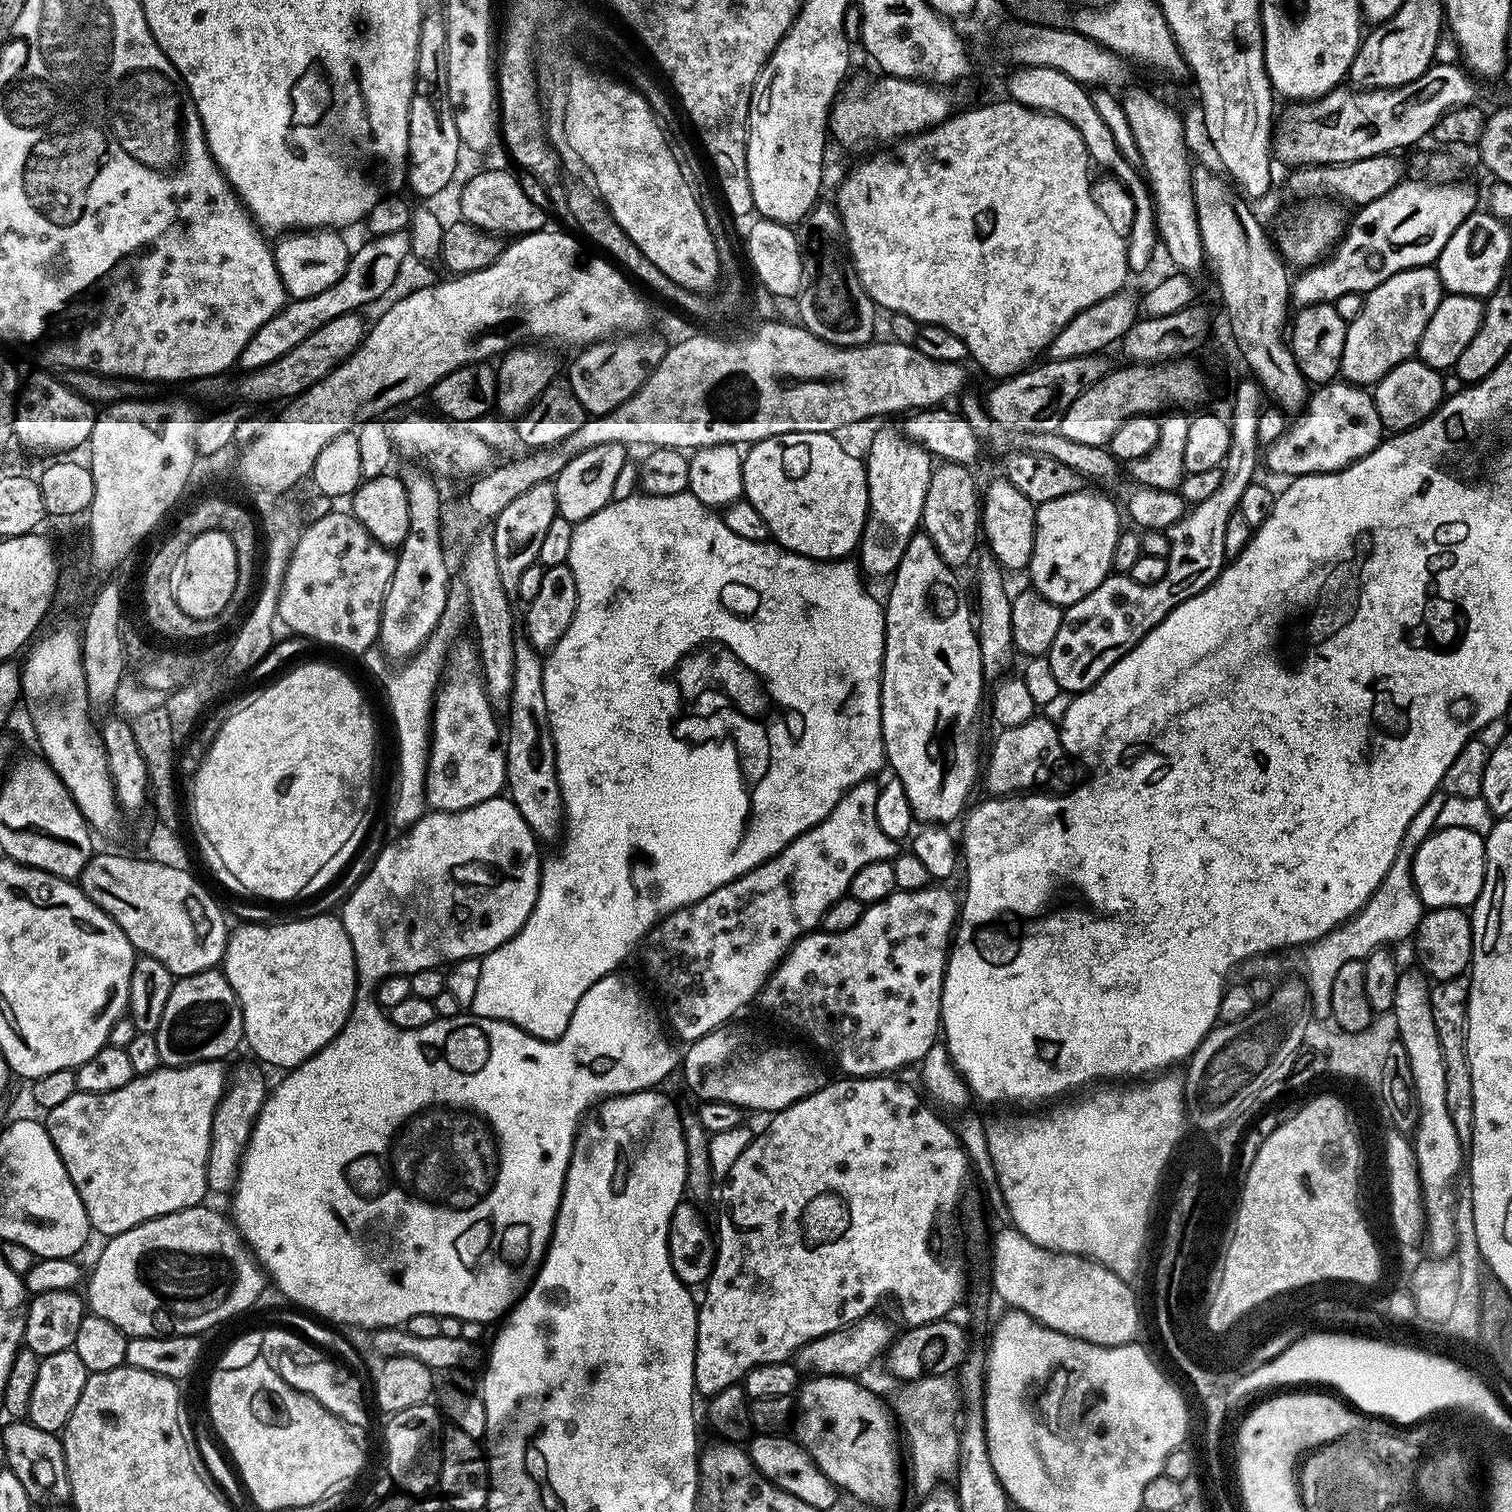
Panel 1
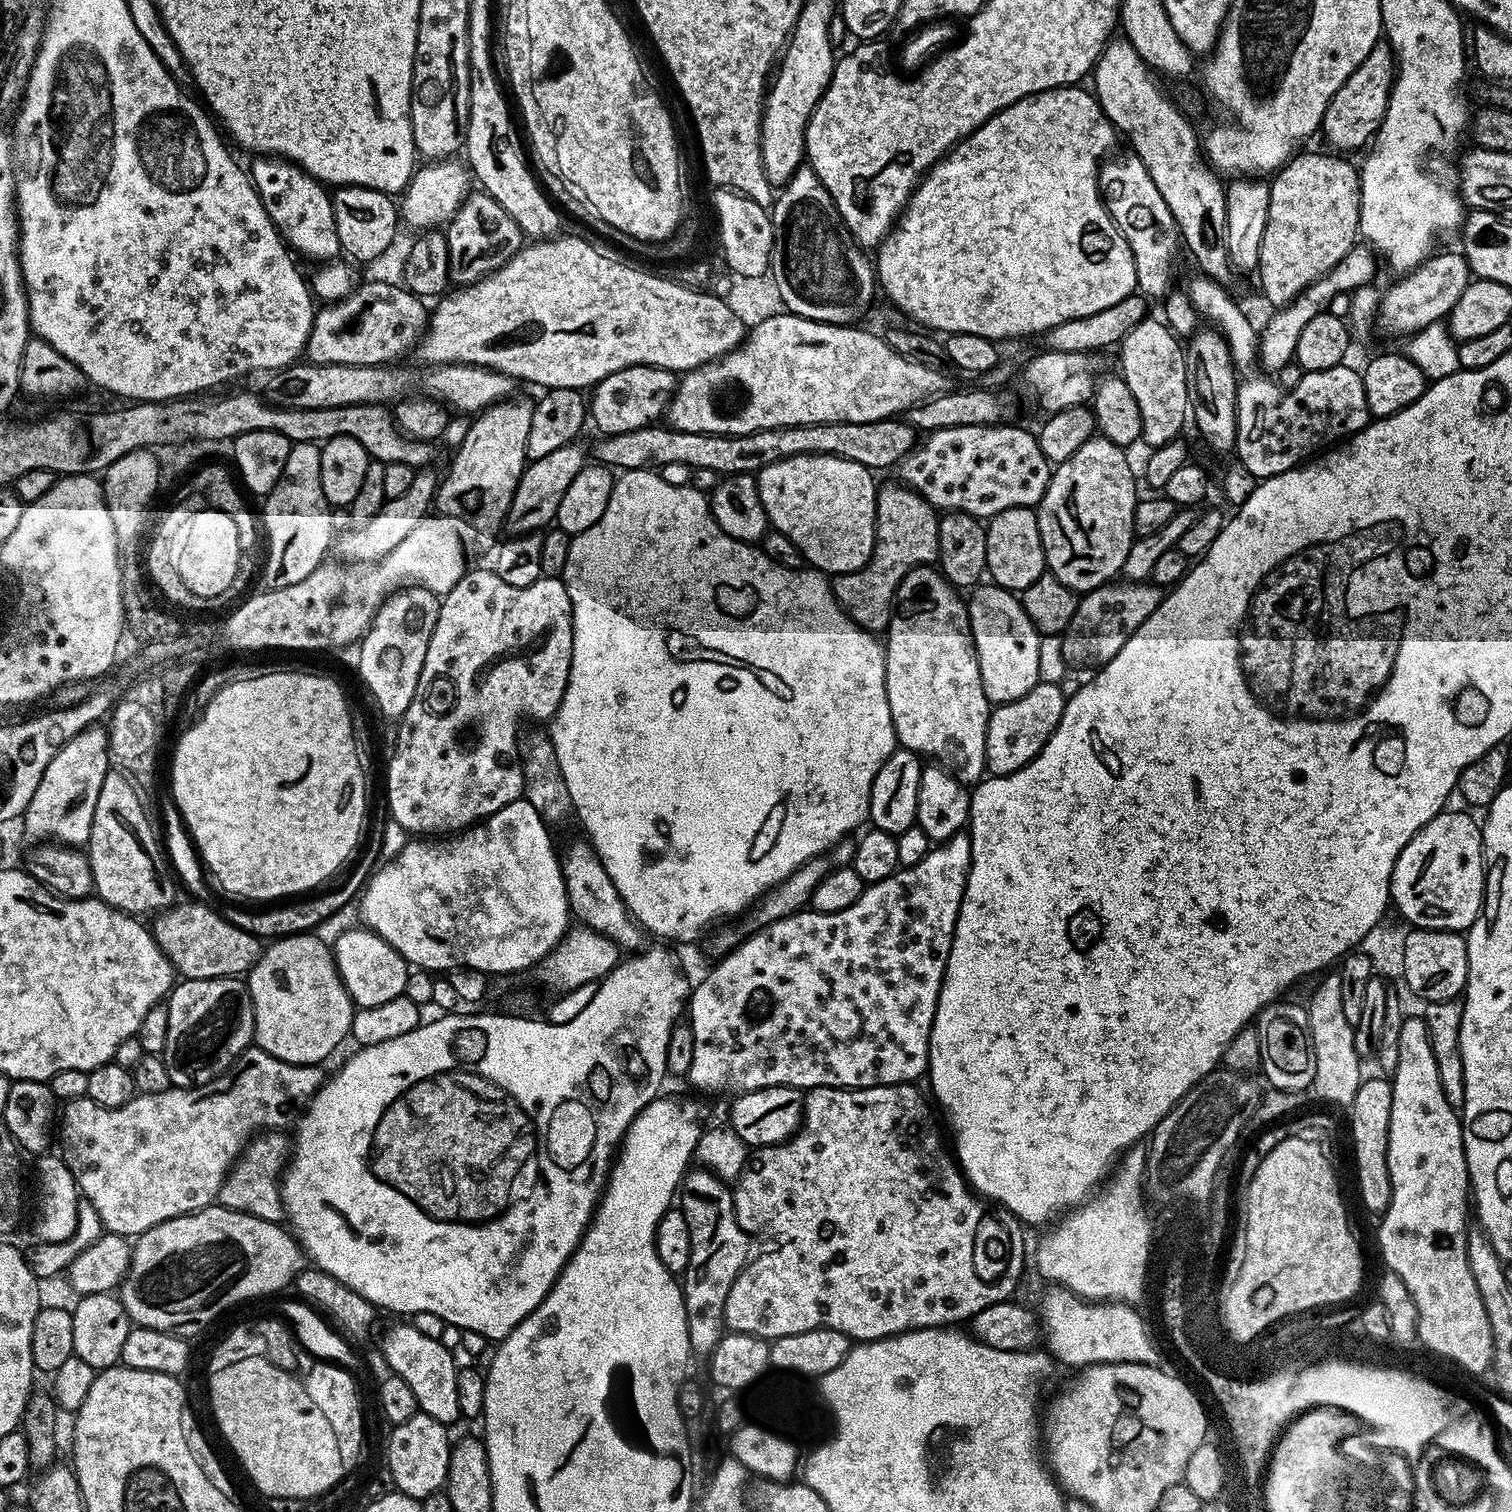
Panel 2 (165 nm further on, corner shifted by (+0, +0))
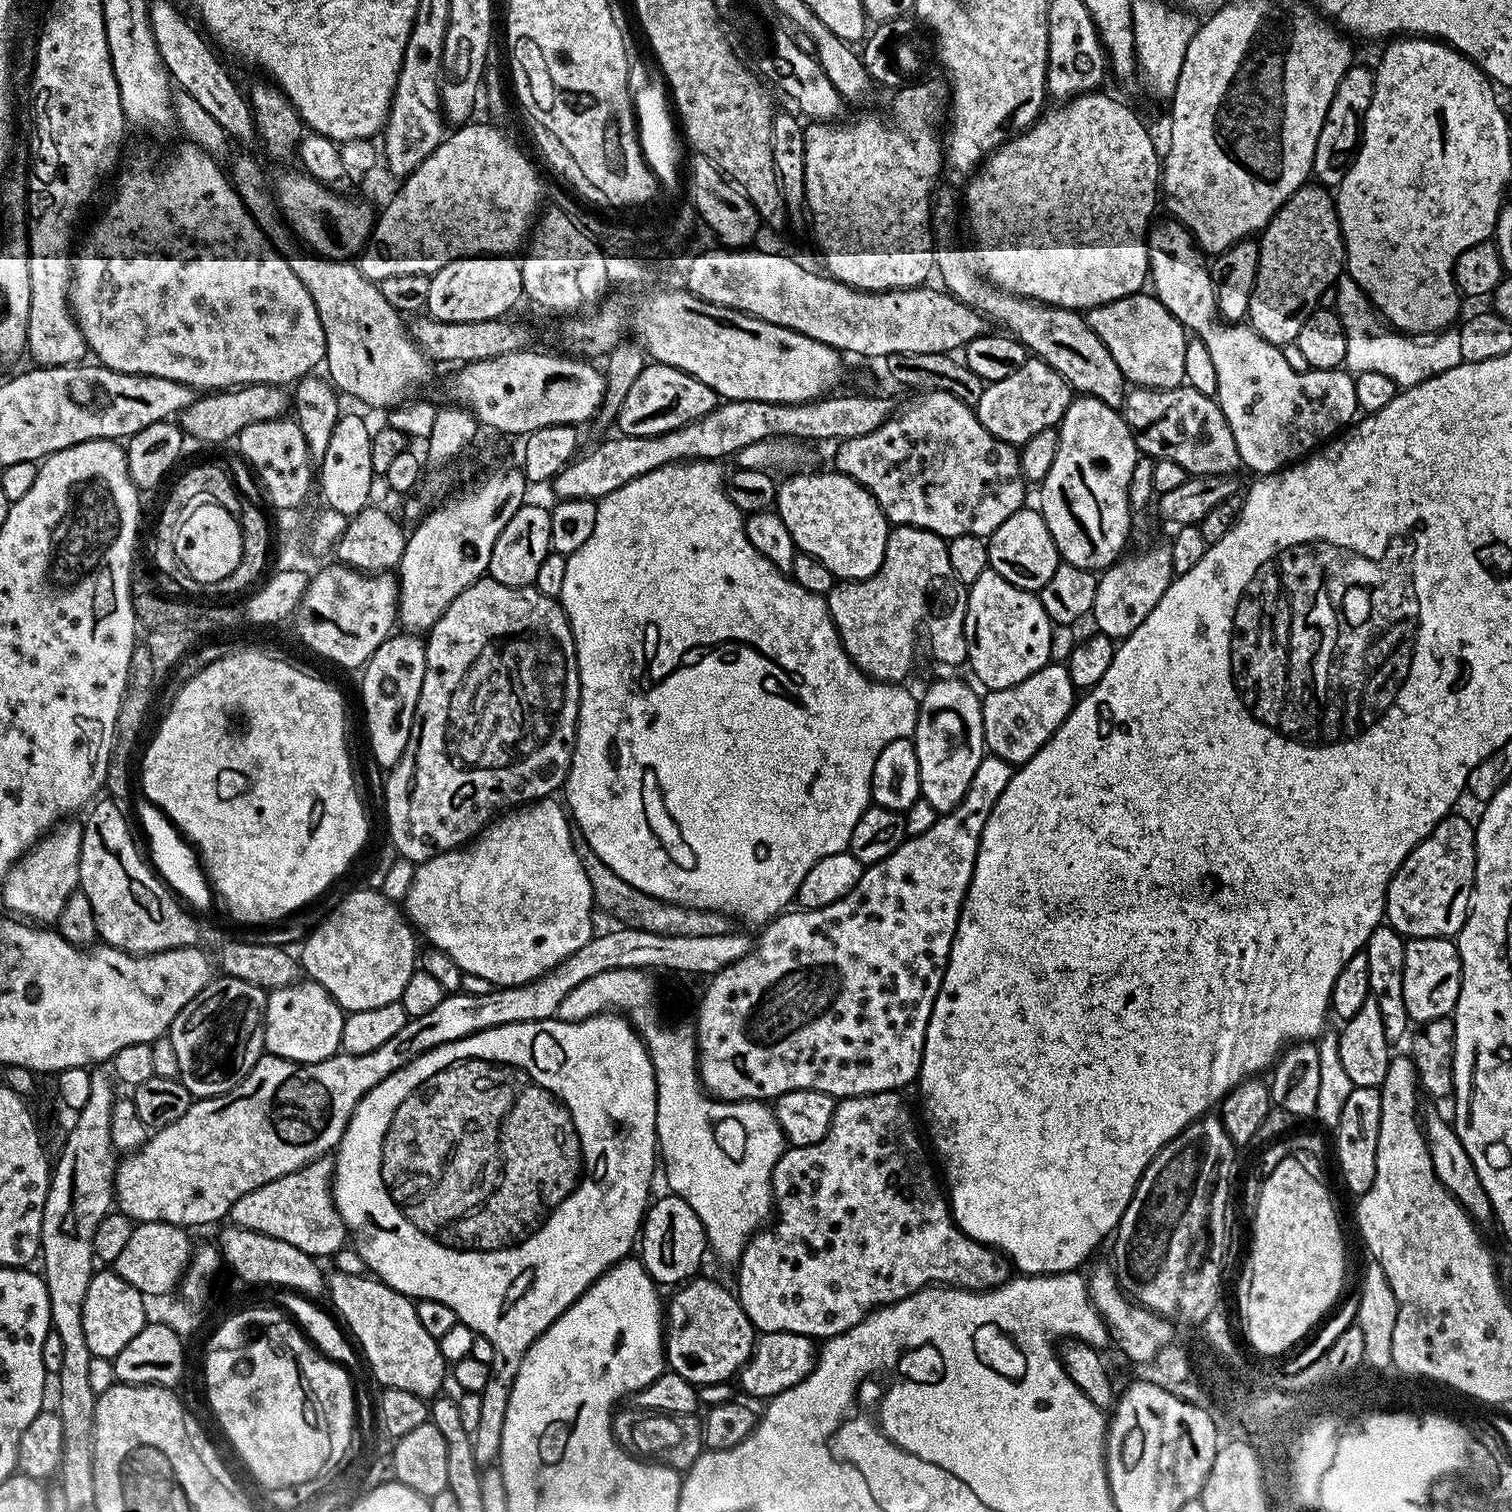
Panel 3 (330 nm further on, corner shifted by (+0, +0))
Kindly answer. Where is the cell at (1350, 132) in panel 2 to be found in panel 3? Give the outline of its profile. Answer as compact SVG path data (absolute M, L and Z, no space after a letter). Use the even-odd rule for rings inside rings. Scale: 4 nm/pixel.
M1353 66L1344 75L1342 82L1338 82L1334 98L1330 98L1330 110L1326 110L1322 134L1318 134L1318 146L1314 150L1312 163L1312 176L1329 190L1339 188L1342 178L1346 178L1350 170L1356 149L1360 147L1364 115L1366 110L1370 110L1375 85L1376 77L1371 67Z

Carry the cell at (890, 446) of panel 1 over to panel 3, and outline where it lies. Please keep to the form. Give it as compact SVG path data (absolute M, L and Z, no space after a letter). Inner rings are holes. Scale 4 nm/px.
M905 524L895 525L888 533L888 541L886 542L886 554L882 558L882 566L878 566L878 570L870 578L865 580L840 580L831 590L828 591L826 597L828 609L832 615L834 626L840 635L842 646L846 650L846 654L850 659L861 668L866 675L872 680L882 680L885 682L904 682L907 681L908 671L912 668L912 663L916 660L916 643L920 640L920 631L928 628L928 644L932 647L932 656L936 660L941 660L944 664L964 664L968 659L967 640L964 633L964 619L967 612L968 588L962 581L956 577L954 570L950 567L950 554L948 553L948 541L943 536L934 534L930 530L922 530L914 526L906 526Z

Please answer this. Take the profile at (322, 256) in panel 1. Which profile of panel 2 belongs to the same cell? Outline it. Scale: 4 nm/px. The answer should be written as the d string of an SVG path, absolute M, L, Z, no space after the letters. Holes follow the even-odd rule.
M260 154L250 167L250 179L260 196L262 206L266 214L271 218L272 224L278 231L284 243L297 257L305 256L315 262L332 262L341 255L340 243L338 242L338 226L334 222L334 206L329 189L315 180L308 172L304 172L298 165L292 164L283 158L273 158L268 154Z

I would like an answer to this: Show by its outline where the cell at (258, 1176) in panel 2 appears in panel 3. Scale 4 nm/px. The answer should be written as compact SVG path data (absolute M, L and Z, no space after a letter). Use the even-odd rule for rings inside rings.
M320 1156L290 1174L282 1174L282 1178L274 1178L274 1182L266 1182L266 1186L258 1186L258 1190L250 1190L250 1194L242 1194L230 1206L227 1219L235 1227L290 1242L290 1246L298 1246L298 1250L311 1256L331 1258L345 1247L350 1236L332 1201L333 1175L333 1157Z

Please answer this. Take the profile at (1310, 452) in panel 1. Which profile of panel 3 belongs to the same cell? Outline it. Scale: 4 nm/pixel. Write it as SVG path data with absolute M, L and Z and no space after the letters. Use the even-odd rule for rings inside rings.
M1176 220L1169 221L1160 224L1158 222L1151 227L1146 238L1149 279L1150 284L1154 286L1153 293L1166 306L1166 310L1169 310L1170 314L1173 314L1174 318L1177 318L1180 324L1201 340L1208 349L1218 377L1216 401L1227 419L1231 433L1234 434L1241 463L1260 476L1280 471L1281 468L1303 459L1314 449L1335 437L1355 419L1359 411L1357 395L1354 393L1355 379L1350 372L1340 368L1330 371L1309 369L1307 372L1295 372L1287 365L1281 347L1266 342L1251 325L1244 322L1221 321L1214 298L1211 269L1203 249L1183 224Z

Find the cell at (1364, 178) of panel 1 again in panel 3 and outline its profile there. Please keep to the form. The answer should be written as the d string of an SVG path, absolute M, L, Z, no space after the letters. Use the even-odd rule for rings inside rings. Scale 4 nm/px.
M1305 183L1273 214L1271 222L1259 233L1258 243L1258 270L1246 320L1266 342L1283 346L1296 341L1298 330L1302 330L1302 322L1306 322L1306 318L1316 311L1322 292L1335 285L1346 268L1344 239L1340 233L1340 219L1333 193L1319 183Z

